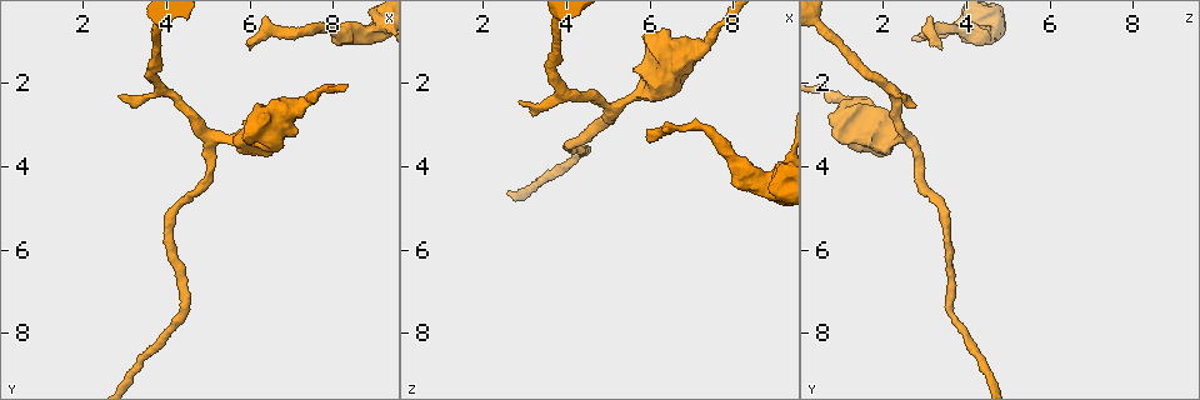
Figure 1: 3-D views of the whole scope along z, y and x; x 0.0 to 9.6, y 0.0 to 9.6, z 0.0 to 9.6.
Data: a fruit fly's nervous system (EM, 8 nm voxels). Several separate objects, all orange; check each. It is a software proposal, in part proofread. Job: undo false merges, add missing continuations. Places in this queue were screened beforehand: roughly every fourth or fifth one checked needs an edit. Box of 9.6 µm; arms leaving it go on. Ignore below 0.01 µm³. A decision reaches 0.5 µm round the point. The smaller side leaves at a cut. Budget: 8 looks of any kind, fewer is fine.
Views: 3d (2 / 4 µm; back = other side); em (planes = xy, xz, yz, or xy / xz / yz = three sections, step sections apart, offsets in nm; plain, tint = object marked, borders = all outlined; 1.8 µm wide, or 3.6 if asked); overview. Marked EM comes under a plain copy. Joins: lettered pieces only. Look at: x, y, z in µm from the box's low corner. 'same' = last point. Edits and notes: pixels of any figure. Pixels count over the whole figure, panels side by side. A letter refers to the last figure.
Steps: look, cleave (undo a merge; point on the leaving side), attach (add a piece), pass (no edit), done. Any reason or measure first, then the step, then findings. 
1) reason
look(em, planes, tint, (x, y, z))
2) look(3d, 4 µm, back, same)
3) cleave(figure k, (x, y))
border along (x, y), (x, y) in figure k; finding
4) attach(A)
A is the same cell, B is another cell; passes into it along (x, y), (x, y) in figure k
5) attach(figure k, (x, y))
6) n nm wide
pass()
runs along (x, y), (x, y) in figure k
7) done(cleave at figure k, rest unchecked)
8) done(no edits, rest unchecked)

thin end
look(em, planes, tint, (2.90, 2.30, 2.40))

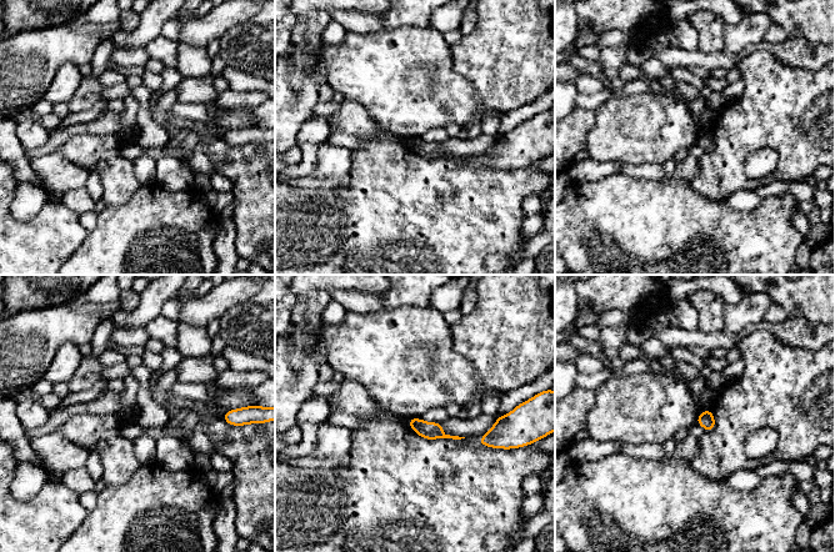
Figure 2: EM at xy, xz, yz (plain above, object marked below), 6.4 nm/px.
see the neighbours
look(em, planes, borders, same)

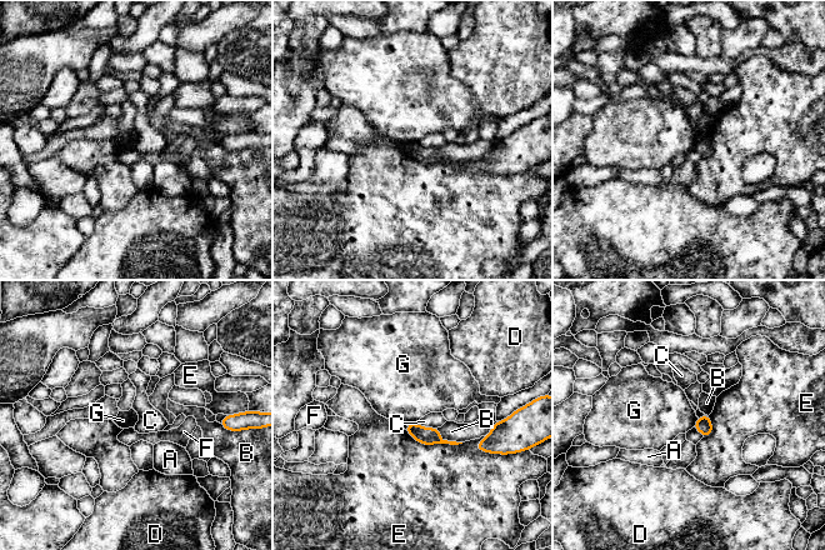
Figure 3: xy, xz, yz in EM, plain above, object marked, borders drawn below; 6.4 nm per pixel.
pass()
A, B, C, D, E, F and G are other cells; border along (415, 423), (406, 425) in figure 3; none of them fits

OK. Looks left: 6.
branch stops here
look(em, xz, step 8, tint, (5.95, 1.15, 3.40))

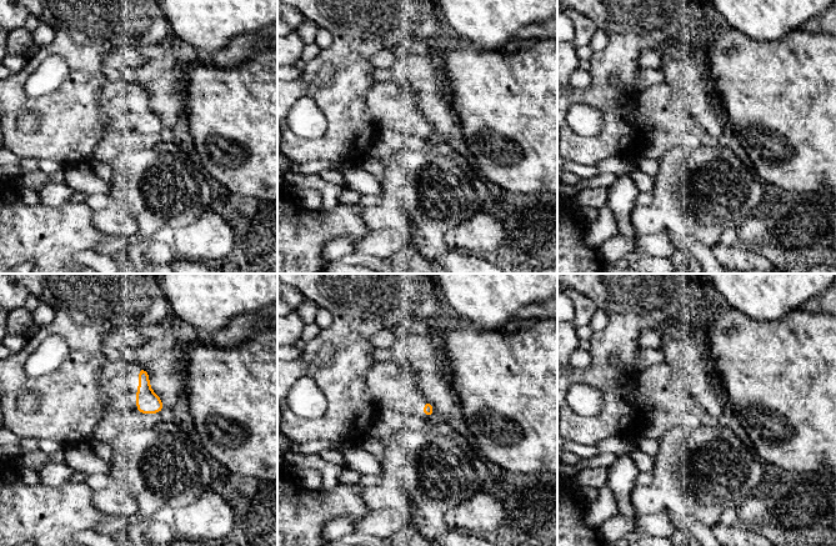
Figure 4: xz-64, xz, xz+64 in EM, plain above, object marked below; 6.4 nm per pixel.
look(em, planes, borders, same)

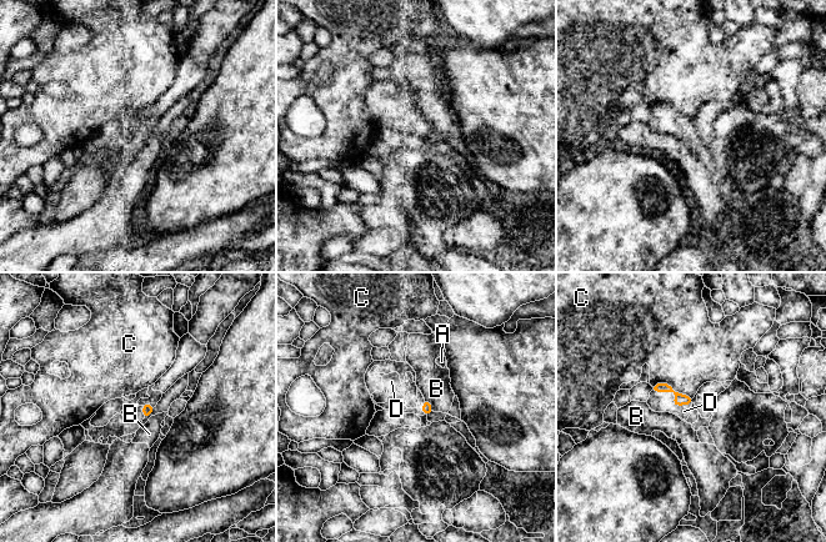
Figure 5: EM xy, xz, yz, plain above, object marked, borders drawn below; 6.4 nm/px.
C touches over 280 nm
attach(figure 5, (684, 411))
D is the same cell, A, B and C are other cells; it goes on there

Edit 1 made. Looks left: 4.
sudden change in width
look(em, planes, borders, (6.10, 3.20, 2.10))

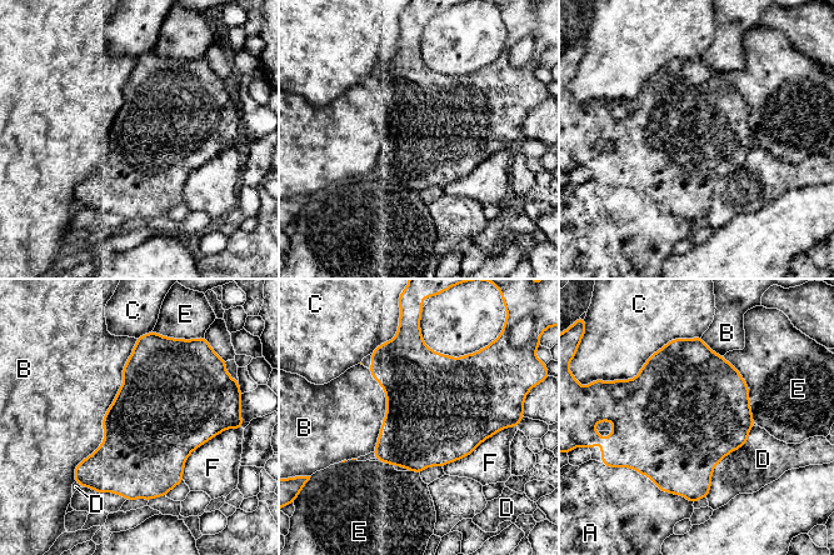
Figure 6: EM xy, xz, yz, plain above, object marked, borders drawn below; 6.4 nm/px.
B touches over 950 nm
pass()
A, B, C, D, E and F are other cells; continuous, no second neuron

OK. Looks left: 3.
done(attach at figure 5, rest unchecked)

